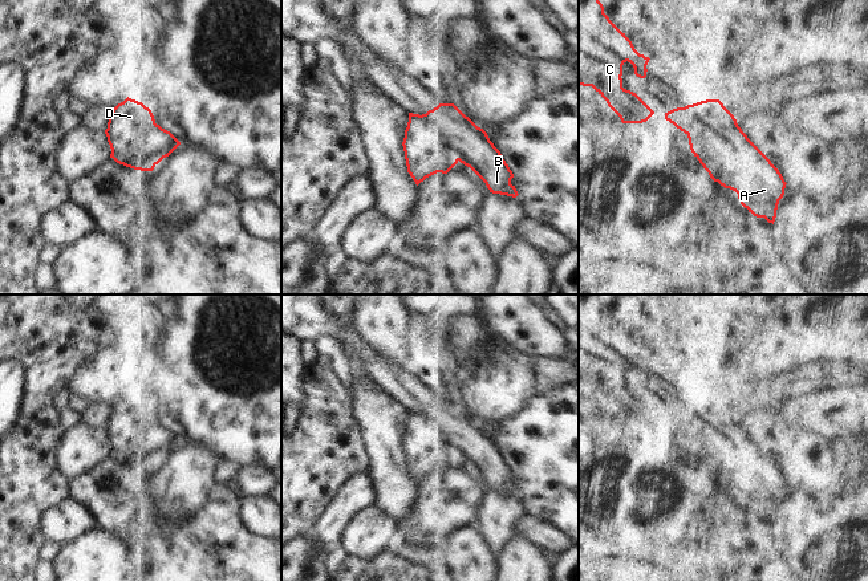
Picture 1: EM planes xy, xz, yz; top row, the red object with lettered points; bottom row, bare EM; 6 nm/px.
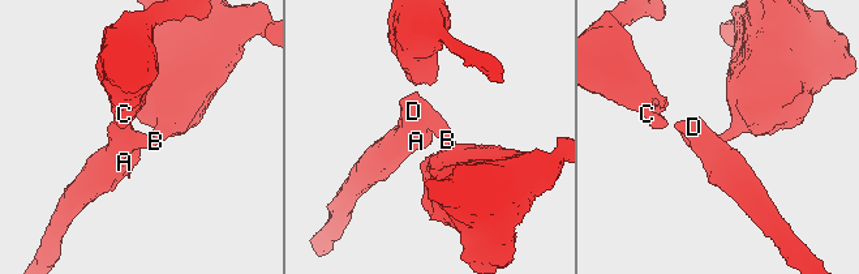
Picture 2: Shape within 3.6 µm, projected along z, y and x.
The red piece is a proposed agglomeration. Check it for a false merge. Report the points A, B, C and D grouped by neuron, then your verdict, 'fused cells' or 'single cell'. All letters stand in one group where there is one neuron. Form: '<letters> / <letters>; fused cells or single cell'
A C D / B; fused cells

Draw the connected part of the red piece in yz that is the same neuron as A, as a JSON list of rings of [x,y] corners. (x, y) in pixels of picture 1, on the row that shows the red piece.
[[[706,99],[665,113],[665,119],[685,134],[698,133],[706,143],[706,151],[697,157],[714,182],[738,194],[741,204],[757,218],[775,222],[779,200],[784,195],[786,182],[771,161],[747,138],[734,115],[719,99]]]

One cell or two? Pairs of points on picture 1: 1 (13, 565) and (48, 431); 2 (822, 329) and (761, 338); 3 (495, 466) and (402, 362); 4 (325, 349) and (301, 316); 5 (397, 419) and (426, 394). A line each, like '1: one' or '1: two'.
1: one
2: one
3: two
4: two
5: two

